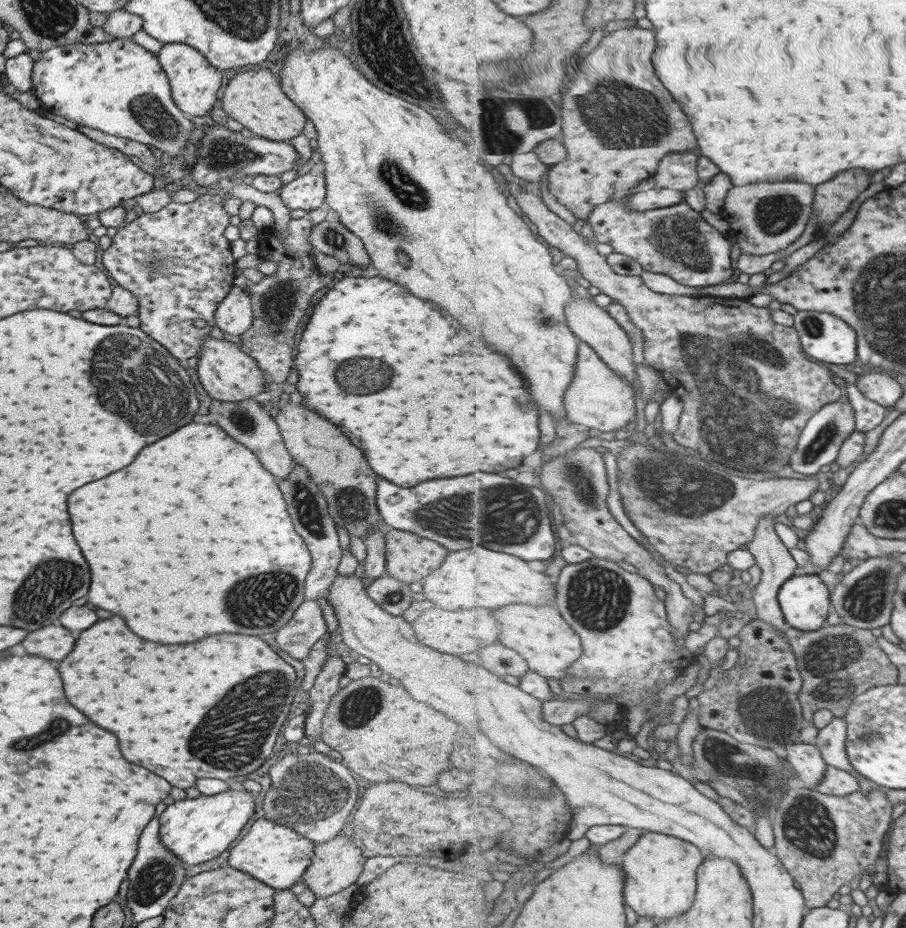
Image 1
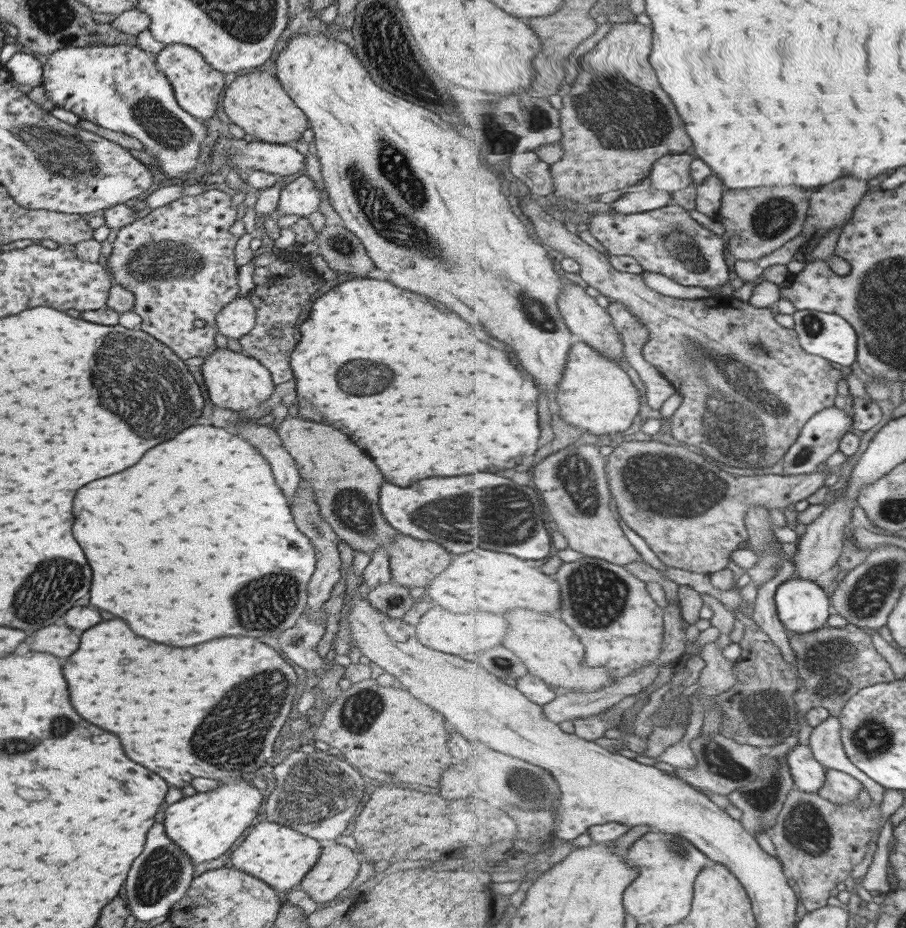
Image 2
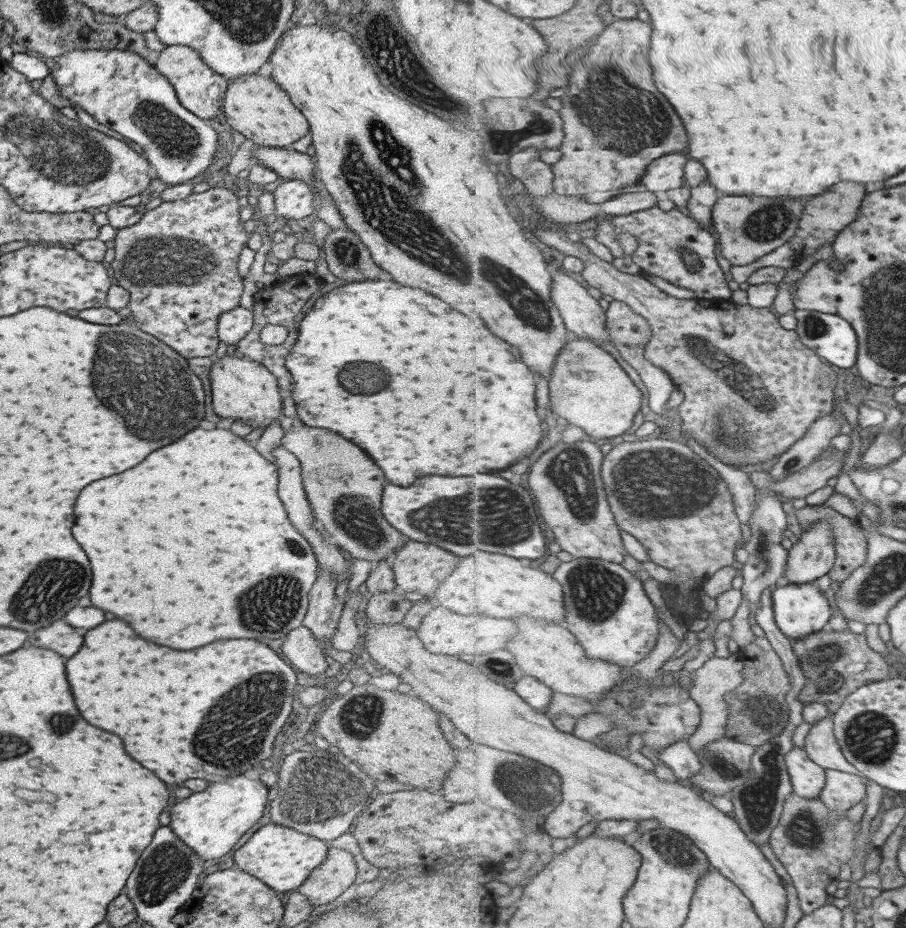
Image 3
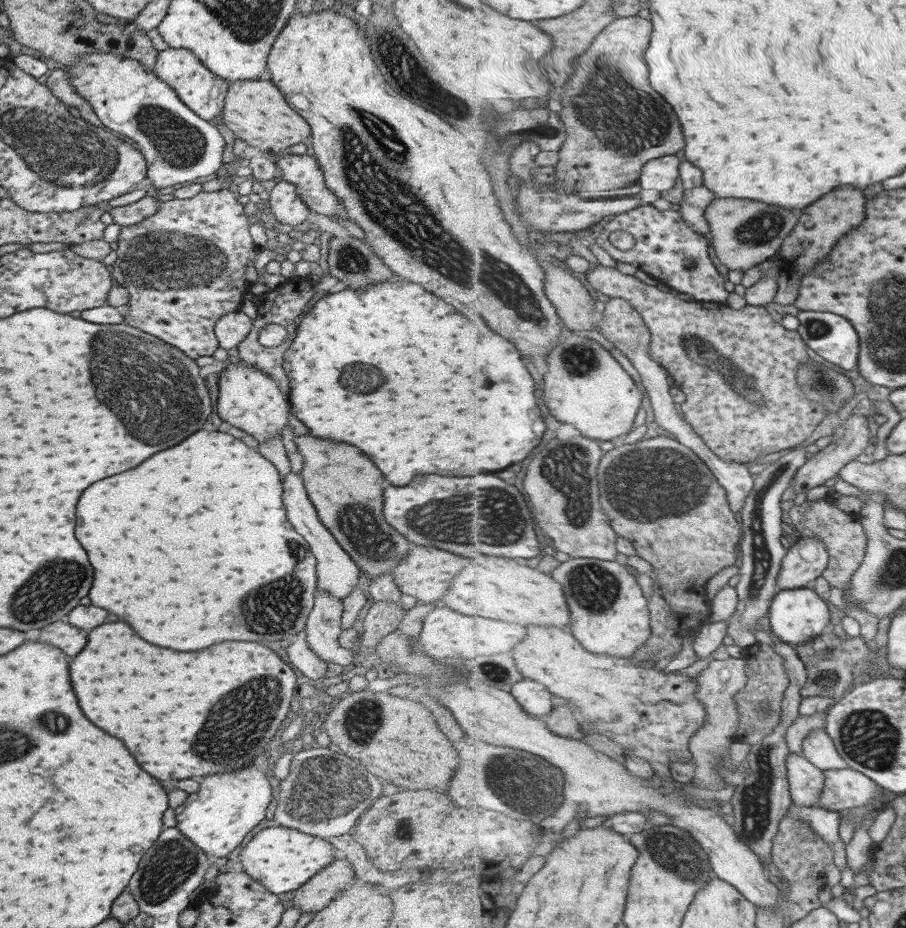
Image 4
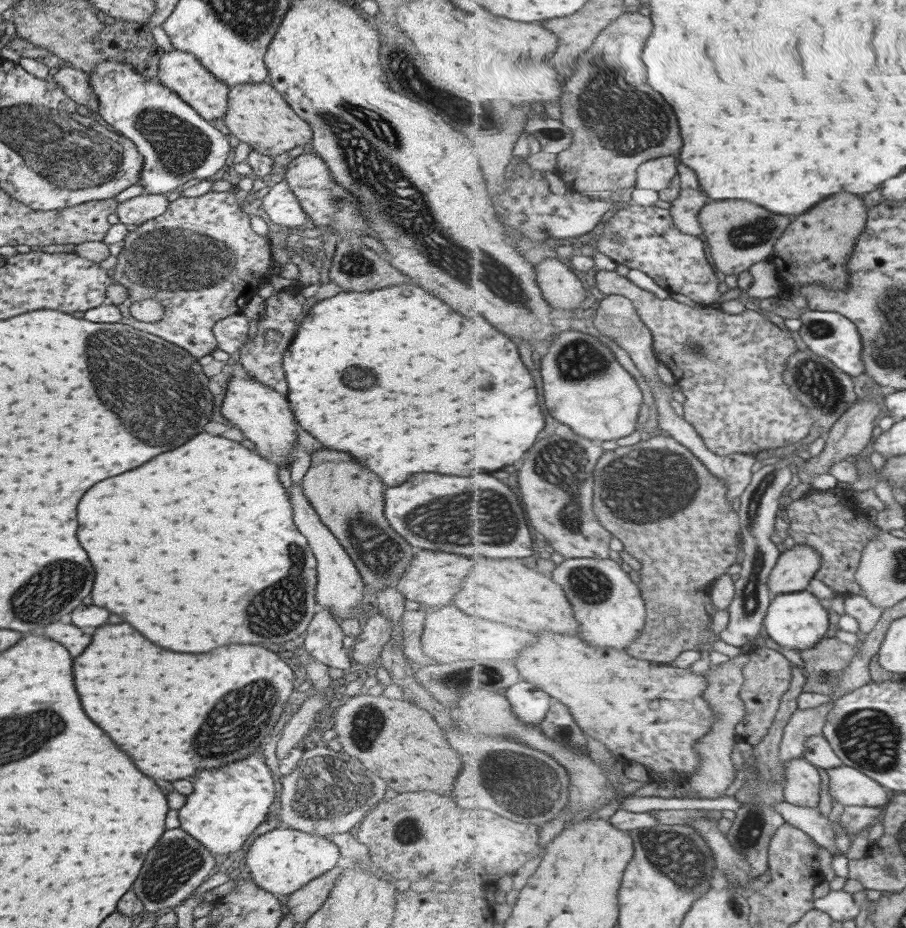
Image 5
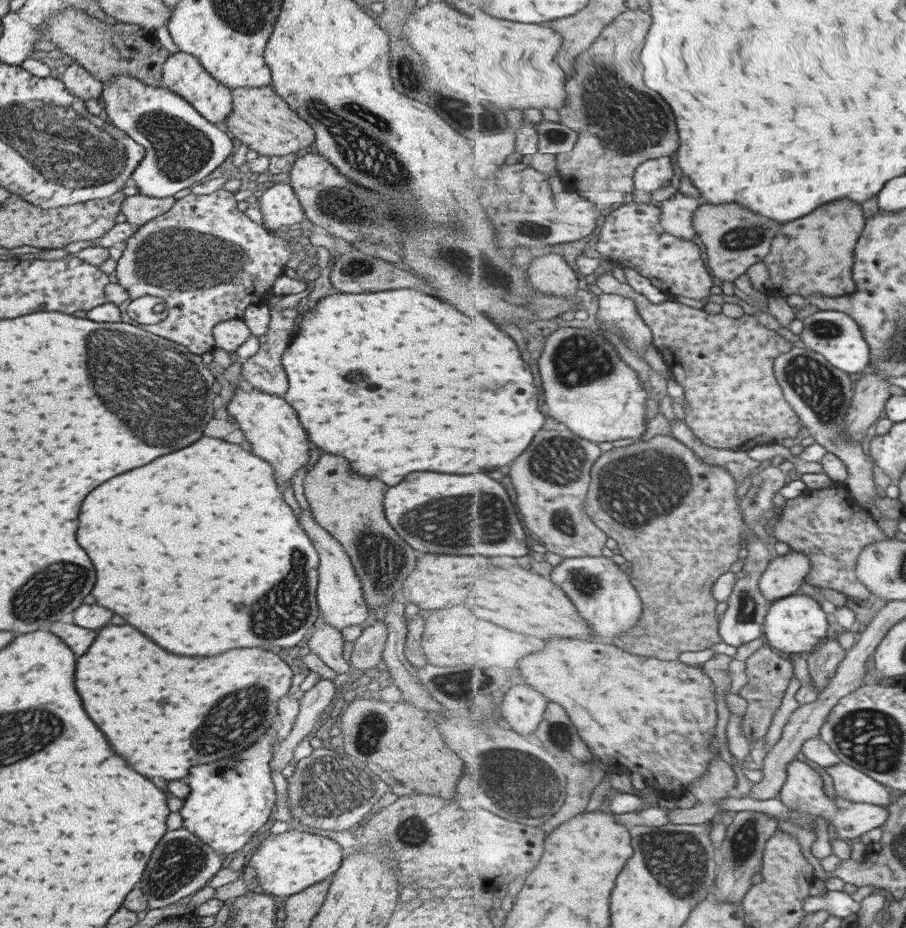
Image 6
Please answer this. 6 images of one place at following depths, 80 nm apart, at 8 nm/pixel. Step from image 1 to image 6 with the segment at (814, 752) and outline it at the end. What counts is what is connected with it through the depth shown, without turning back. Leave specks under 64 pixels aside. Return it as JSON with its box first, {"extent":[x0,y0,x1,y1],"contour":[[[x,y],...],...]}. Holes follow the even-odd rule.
{"extent":[779,760,889,842],"contour":[[[801,760],[789,763],[787,774],[788,778],[786,783],[783,784],[779,798],[791,810],[801,811],[814,819],[822,816],[827,826],[828,822],[834,826],[840,839],[848,842],[859,841],[860,836],[867,836],[867,832],[871,832],[873,828],[882,827],[889,818],[888,807],[879,806],[878,804],[851,802],[851,800],[841,799],[837,792],[833,794],[835,799],[831,799],[831,796],[825,794],[821,774],[815,768],[811,768],[809,764],[801,762]]]}

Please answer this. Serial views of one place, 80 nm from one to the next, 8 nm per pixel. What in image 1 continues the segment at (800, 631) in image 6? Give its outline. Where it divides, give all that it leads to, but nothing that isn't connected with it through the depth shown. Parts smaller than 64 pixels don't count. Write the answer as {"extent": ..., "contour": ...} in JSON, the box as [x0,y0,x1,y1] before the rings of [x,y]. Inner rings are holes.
{"extent":[778,571,831,631],"contour":[[[811,571],[793,575],[781,587],[778,599],[786,622],[804,631],[820,629],[831,610],[827,584]]]}

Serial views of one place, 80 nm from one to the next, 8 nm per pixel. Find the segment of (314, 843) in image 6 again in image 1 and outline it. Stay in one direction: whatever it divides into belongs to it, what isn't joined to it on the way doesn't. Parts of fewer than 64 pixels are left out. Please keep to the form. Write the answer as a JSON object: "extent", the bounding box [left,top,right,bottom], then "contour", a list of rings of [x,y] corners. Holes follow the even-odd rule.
{"extent":[227,818,314,890],"contour":[[[265,818],[251,822],[247,833],[229,850],[227,864],[247,873],[269,888],[283,890],[300,881],[303,871],[313,858],[314,843],[290,828],[275,824]]]}

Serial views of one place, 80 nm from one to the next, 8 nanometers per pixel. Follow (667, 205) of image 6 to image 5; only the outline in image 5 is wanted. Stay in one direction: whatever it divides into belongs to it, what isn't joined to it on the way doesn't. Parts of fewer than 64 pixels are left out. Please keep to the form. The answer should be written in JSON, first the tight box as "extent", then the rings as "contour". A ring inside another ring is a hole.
{"extent":[669,186,710,237],"contour":[[[701,186],[698,189],[682,189],[679,198],[670,203],[671,208],[669,209],[677,228],[689,236],[703,237],[704,228],[699,220],[699,213],[710,201],[710,196]]]}

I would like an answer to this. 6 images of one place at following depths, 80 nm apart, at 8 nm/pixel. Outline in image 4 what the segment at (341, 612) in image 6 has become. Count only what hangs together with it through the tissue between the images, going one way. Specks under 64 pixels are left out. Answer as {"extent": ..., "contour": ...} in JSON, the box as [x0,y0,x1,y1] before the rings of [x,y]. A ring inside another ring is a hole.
{"extent":[281,471,359,601],"contour":[[[292,471],[283,478],[283,490],[281,490],[281,498],[285,504],[285,512],[287,512],[287,522],[293,526],[293,530],[297,534],[301,534],[305,538],[305,542],[309,544],[310,551],[316,560],[316,588],[342,601],[358,580],[359,568],[351,560],[351,557],[337,544],[337,541],[331,536],[331,533],[319,522],[314,507],[310,504],[306,495],[300,473]]]}

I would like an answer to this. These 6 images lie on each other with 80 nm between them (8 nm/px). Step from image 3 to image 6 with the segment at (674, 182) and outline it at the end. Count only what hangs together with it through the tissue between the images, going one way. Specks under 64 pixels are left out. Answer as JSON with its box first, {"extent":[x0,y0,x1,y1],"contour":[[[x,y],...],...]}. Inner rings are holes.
{"extent":[635,156,673,196],"contour":[[[669,156],[646,160],[636,168],[635,188],[638,195],[647,196],[653,190],[669,185],[673,172],[673,160]]]}

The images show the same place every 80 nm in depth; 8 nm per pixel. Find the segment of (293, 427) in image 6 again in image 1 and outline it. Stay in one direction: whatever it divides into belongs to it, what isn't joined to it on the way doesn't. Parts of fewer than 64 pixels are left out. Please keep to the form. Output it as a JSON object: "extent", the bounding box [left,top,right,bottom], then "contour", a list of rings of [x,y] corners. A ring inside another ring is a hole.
{"extent":[197,337,268,401],"contour":[[[207,337],[202,340],[202,347],[197,357],[198,380],[212,401],[231,401],[250,399],[264,391],[263,384],[268,380],[267,374],[261,372],[256,362],[235,343]]]}

